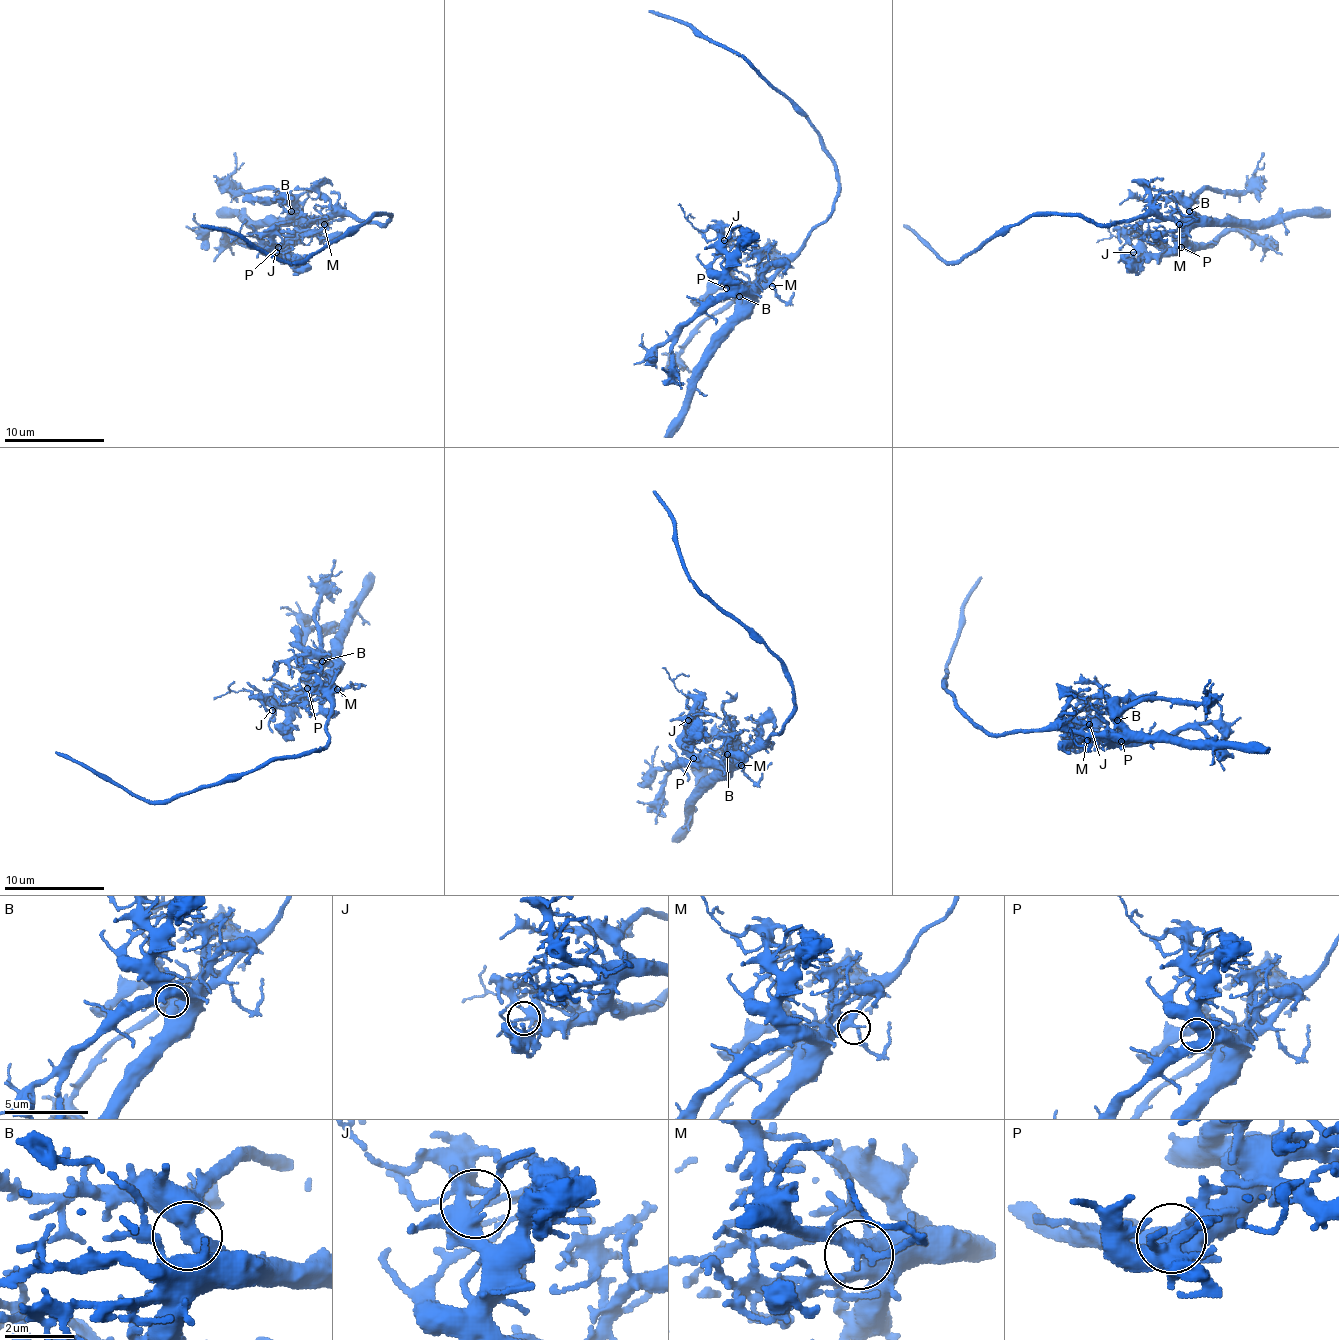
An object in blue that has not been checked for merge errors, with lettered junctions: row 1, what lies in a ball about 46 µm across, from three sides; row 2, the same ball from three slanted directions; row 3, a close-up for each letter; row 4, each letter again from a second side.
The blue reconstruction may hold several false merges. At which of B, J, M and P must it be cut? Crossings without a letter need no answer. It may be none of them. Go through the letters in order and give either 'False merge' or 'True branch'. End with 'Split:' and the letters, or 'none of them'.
B: True branch
J: True branch
M: True branch
P: True branch
Split: none of them

